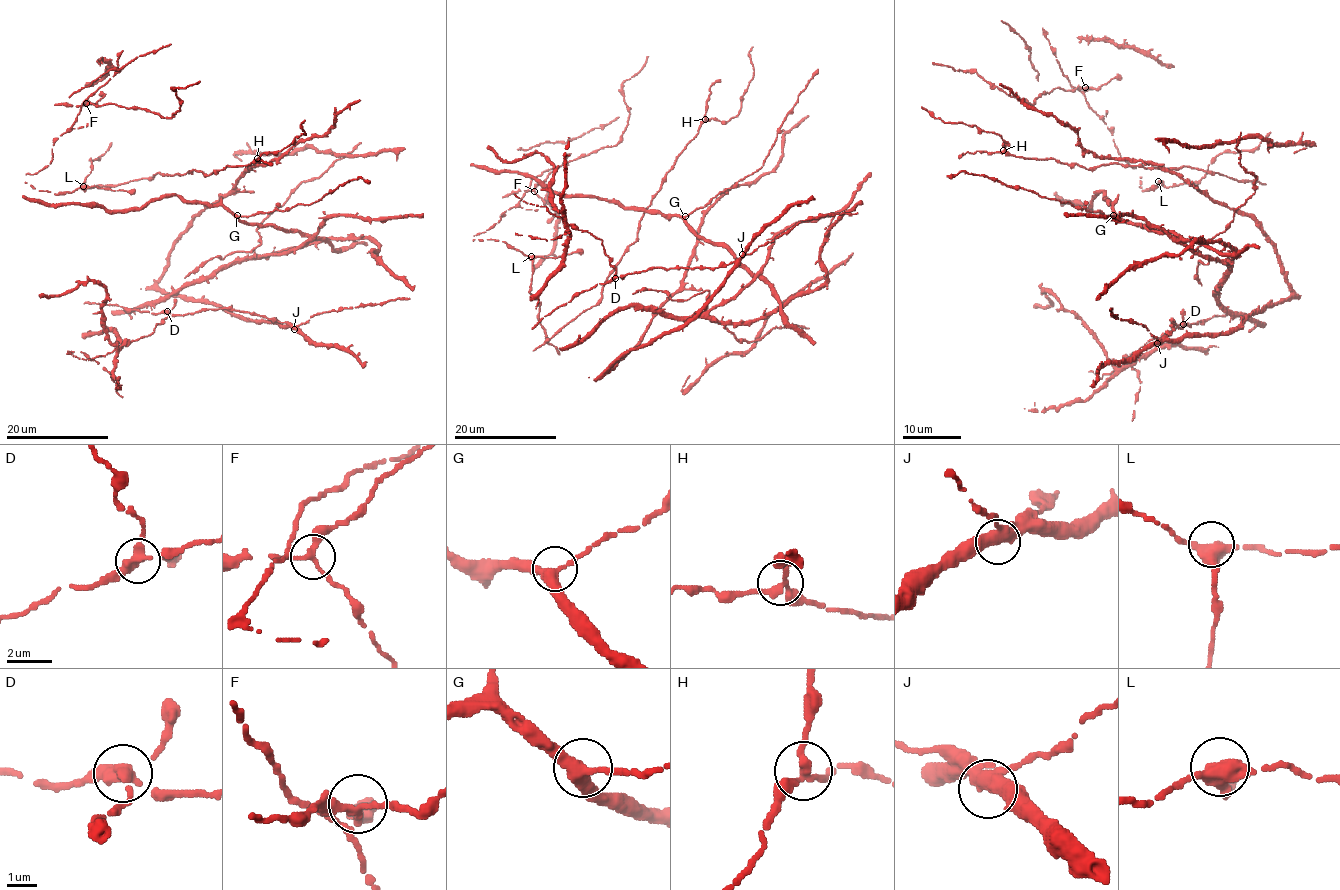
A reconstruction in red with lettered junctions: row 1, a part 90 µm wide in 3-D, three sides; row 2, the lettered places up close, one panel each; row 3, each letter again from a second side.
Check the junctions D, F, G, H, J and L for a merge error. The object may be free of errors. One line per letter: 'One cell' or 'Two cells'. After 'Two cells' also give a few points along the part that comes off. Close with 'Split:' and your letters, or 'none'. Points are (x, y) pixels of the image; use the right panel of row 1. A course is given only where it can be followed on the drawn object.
D: Two cells. Course of the part to remove: (1183, 323), (1150, 339), (1111, 374), (1102, 375), (1102, 378), (1089, 371)
F: One cell
G: One cell
H: One cell
J: One cell
L: One cell
Split: D

